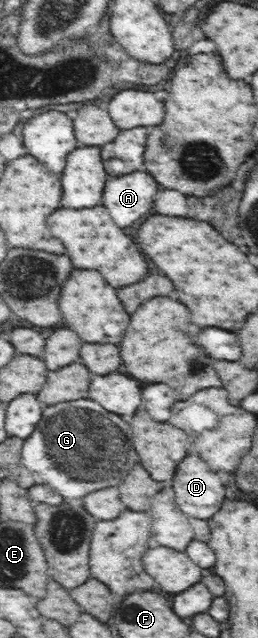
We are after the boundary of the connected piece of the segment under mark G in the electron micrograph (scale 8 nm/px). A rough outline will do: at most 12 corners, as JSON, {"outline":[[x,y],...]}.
{"outline":[[88,397],[46,407],[22,447],[66,500],[138,462],[127,421]]}

